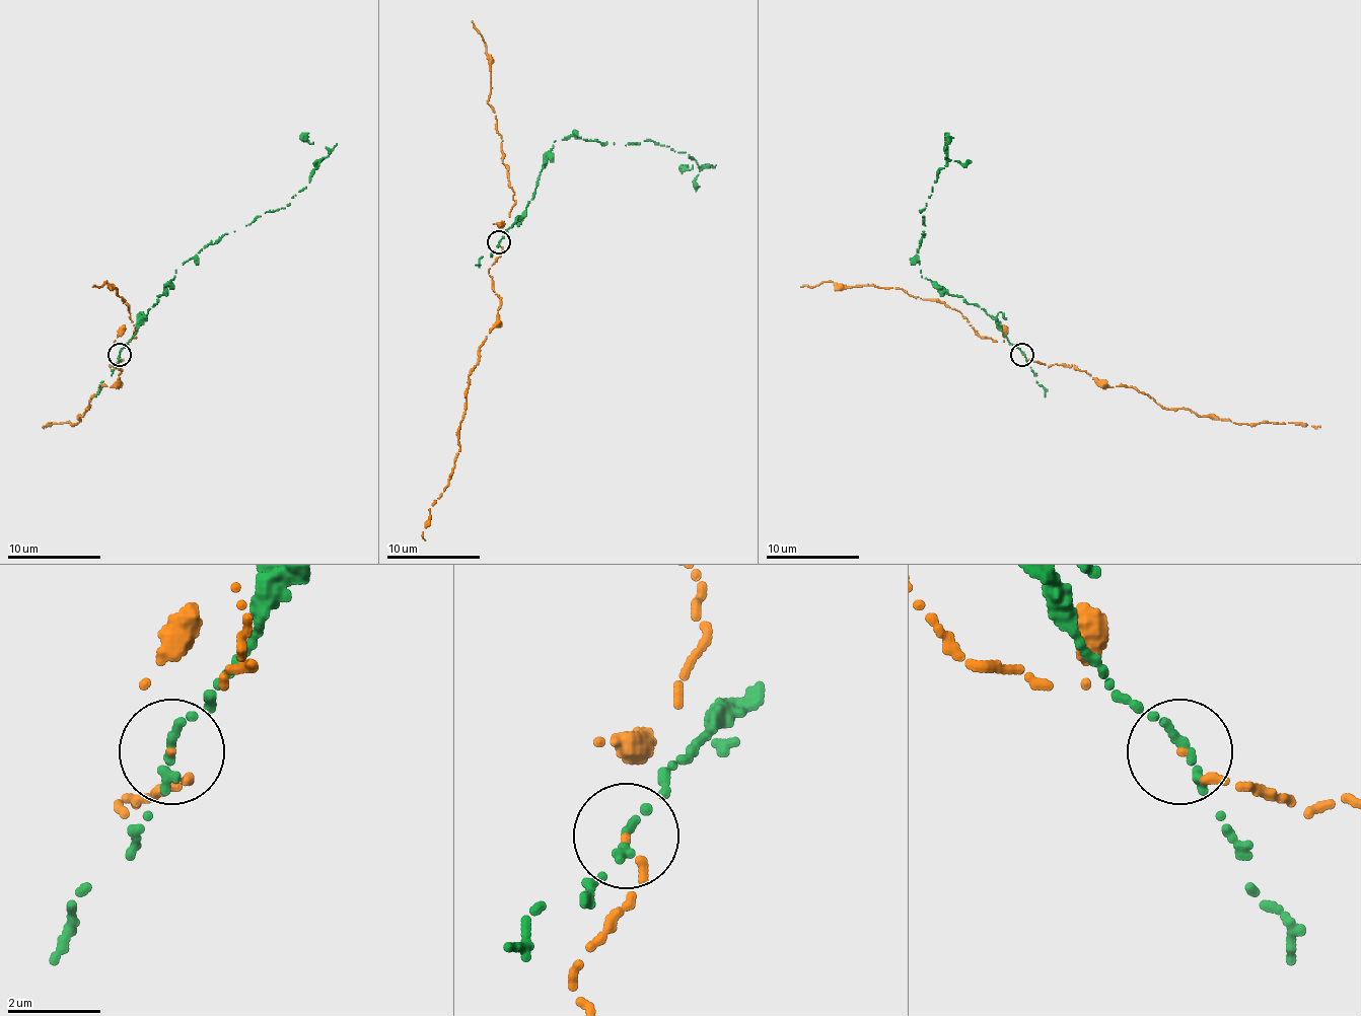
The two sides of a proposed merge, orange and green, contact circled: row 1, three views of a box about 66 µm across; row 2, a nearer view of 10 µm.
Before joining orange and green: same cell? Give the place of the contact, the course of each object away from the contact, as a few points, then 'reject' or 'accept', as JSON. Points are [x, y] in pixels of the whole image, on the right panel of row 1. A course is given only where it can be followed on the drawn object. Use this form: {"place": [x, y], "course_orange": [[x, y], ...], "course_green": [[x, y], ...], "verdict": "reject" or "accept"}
{"place": [1022, 354], "course_orange": [[1023, 355], [1067, 364], [1109, 387], [1126, 385], [1145, 392], [1166, 409], [1190, 409], [1234, 423], [1320, 428]], "course_green": [[1023, 353], [979, 305], [941, 291], [920, 273], [920, 212], [945, 165], [945, 132]], "verdict": "reject"}

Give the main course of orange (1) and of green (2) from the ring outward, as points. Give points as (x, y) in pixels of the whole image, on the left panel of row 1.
1: (120, 355), (123, 360), (109, 364), (120, 371), (118, 380), (111, 387), (101, 385), (78, 423), (45, 428)
2: (120, 353), (176, 273), (195, 254), (225, 233), (286, 205), (310, 182), (329, 148), (310, 144), (303, 132)

